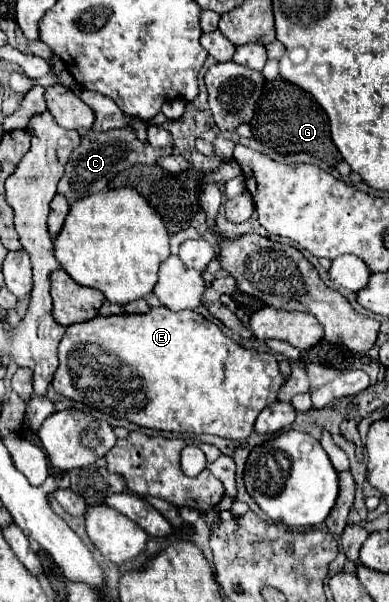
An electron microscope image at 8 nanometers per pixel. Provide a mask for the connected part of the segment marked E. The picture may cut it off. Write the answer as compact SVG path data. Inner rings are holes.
M155 307L143 315L99 315L85 323L69 325L59 343L59 369L51 381L57 393L141 427L209 433L233 441L243 441L253 433L259 411L277 401L283 383L285 377L273 353L241 347L197 311L173 313L167 307Z

